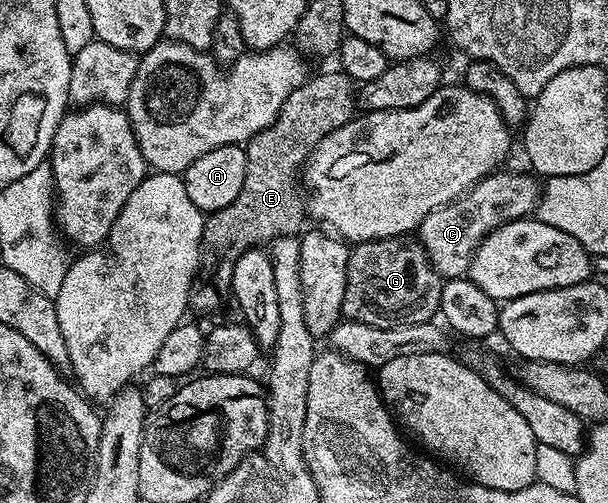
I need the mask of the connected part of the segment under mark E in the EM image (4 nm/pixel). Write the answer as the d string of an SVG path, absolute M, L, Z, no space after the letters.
M335 70L335 72L322 72L319 76L311 75L303 84L296 86L296 90L292 90L292 94L288 94L288 98L284 98L284 106L280 106L280 114L276 114L276 118L266 126L264 130L260 130L253 138L246 141L244 147L246 149L246 161L248 162L248 170L244 174L244 186L240 190L240 194L236 198L236 202L232 202L228 206L224 206L224 210L219 212L211 212L205 217L204 227L202 230L202 242L207 253L224 254L221 263L226 266L233 265L238 258L239 252L246 251L248 245L262 246L274 239L275 236L298 236L303 231L304 225L302 223L308 220L308 208L302 200L298 197L298 188L300 192L300 173L303 171L306 159L312 154L312 150L316 145L326 137L332 130L336 130L340 126L344 126L350 120L354 119L356 115L356 84L351 80L345 72Z

